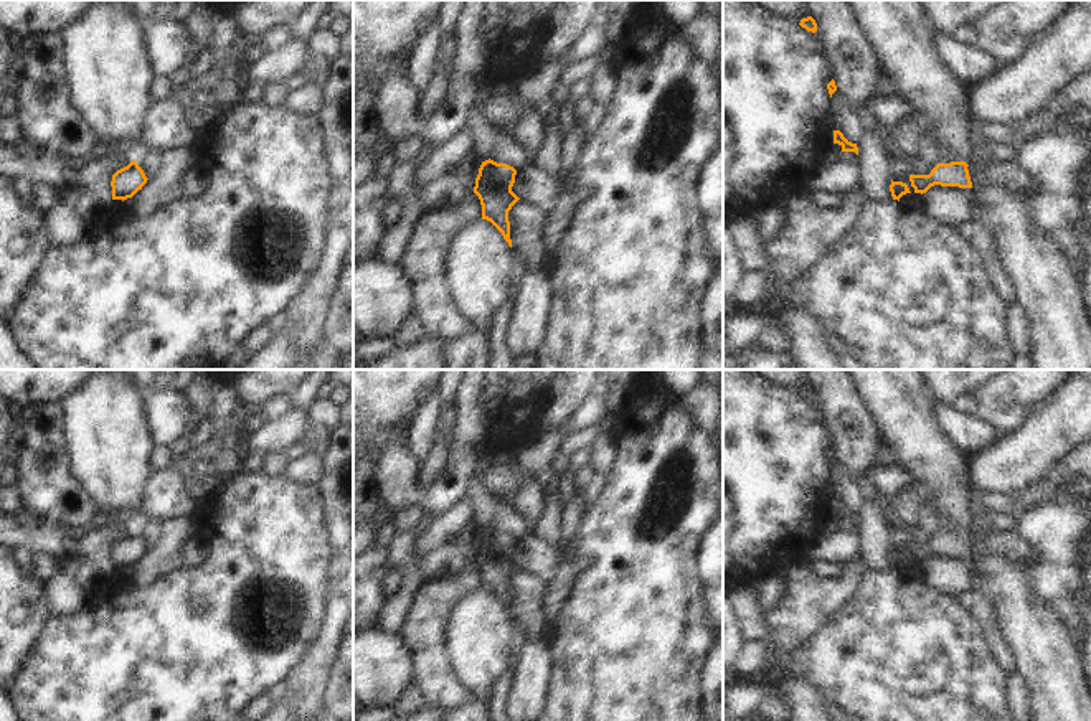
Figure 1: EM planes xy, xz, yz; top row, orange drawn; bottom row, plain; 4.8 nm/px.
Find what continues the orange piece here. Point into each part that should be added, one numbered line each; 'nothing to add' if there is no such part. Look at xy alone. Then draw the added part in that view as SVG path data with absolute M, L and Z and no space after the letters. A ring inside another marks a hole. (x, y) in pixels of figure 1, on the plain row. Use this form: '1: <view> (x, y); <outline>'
nothing to add

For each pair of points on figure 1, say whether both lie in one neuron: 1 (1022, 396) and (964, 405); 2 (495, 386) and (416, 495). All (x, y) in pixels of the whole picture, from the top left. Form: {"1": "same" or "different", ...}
{"1": "same", "2": "different"}

